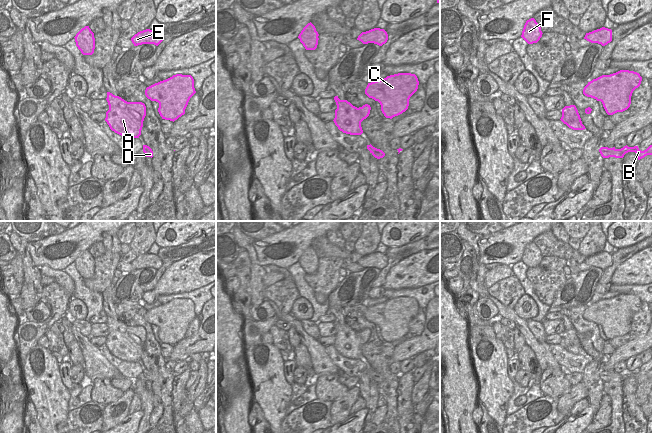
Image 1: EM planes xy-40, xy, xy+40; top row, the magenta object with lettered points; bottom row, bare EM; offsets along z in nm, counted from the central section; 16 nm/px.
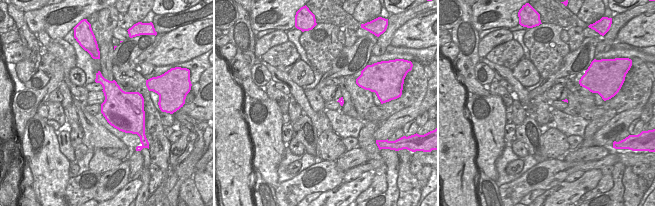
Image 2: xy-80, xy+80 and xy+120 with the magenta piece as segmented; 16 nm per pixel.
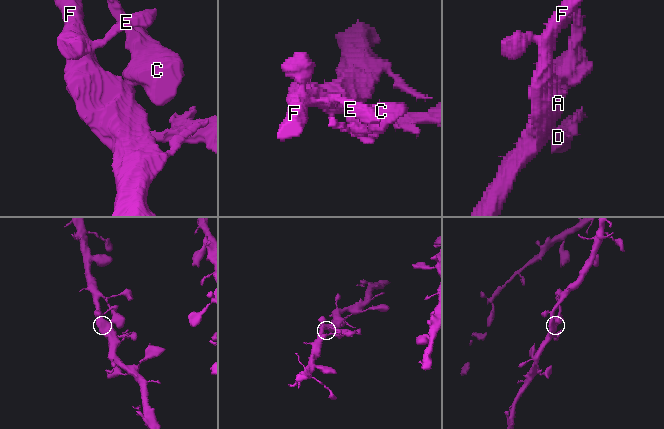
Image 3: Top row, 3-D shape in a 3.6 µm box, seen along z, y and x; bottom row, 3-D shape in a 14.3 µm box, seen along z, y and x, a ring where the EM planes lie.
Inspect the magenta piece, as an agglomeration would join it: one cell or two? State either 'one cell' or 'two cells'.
one cell

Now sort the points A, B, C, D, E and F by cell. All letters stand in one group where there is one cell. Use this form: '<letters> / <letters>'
A B C D E F

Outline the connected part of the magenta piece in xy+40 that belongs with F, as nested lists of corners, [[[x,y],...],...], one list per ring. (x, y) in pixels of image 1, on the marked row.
[[[534,18],[526,21],[521,37],[528,43],[537,43],[542,37],[542,31],[540,25]]]

